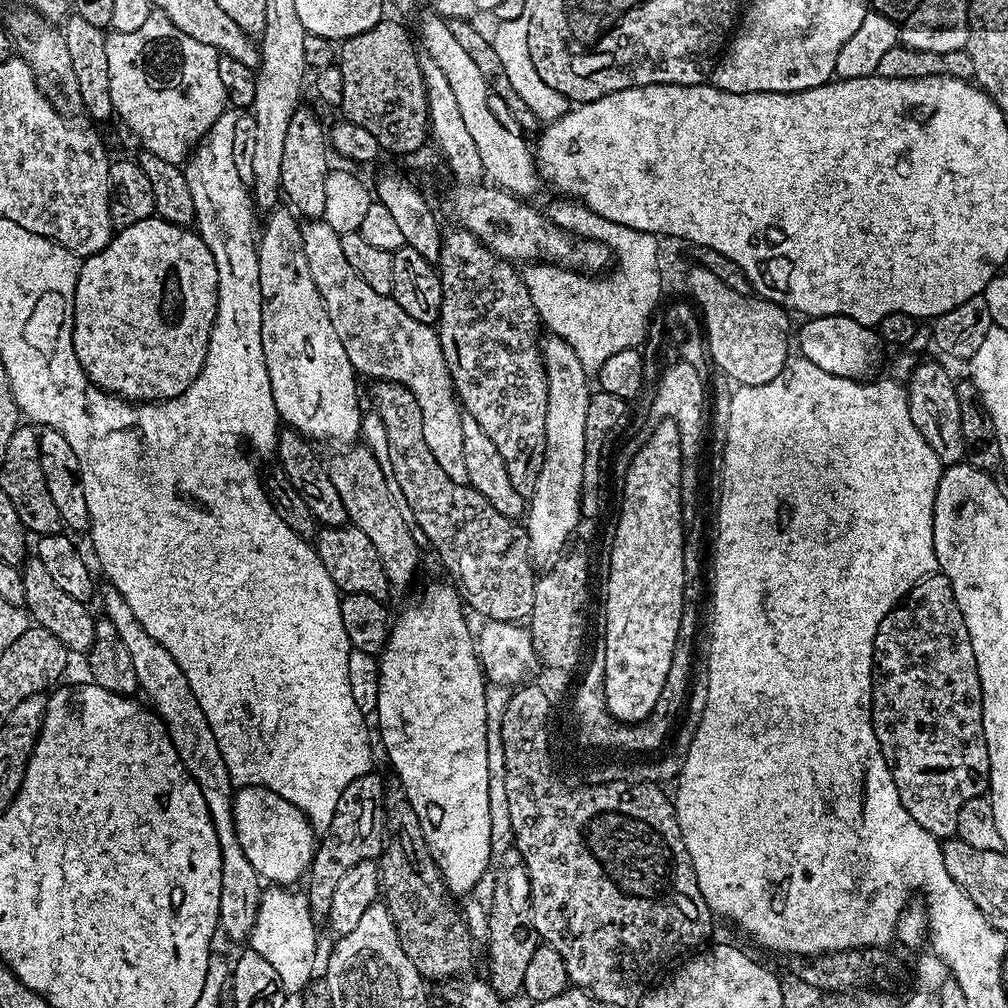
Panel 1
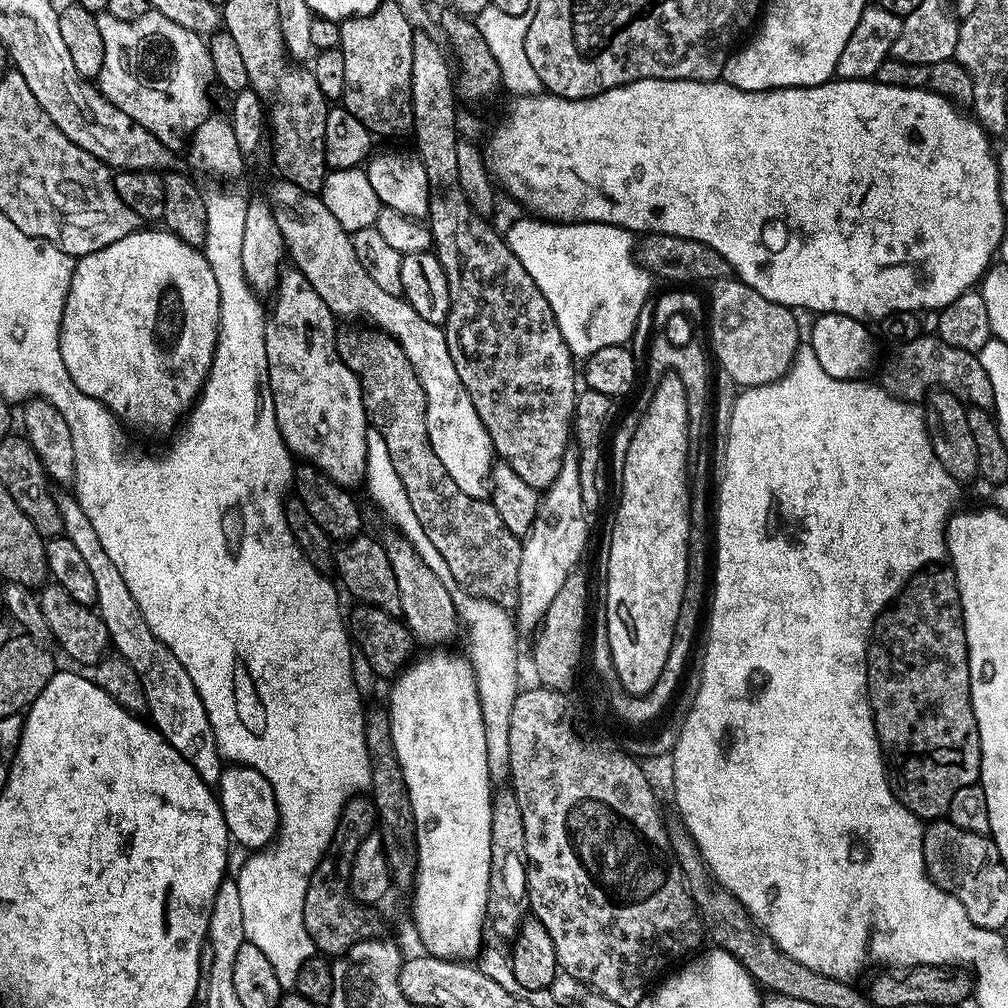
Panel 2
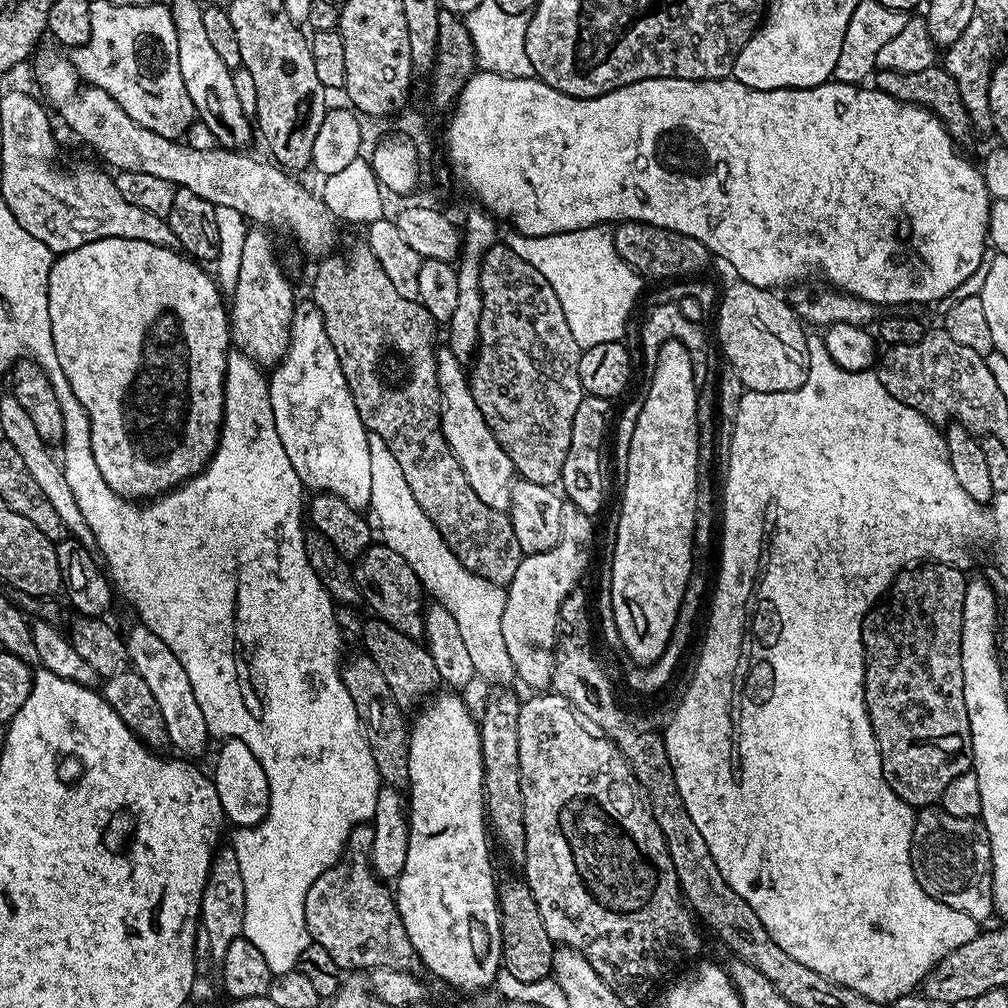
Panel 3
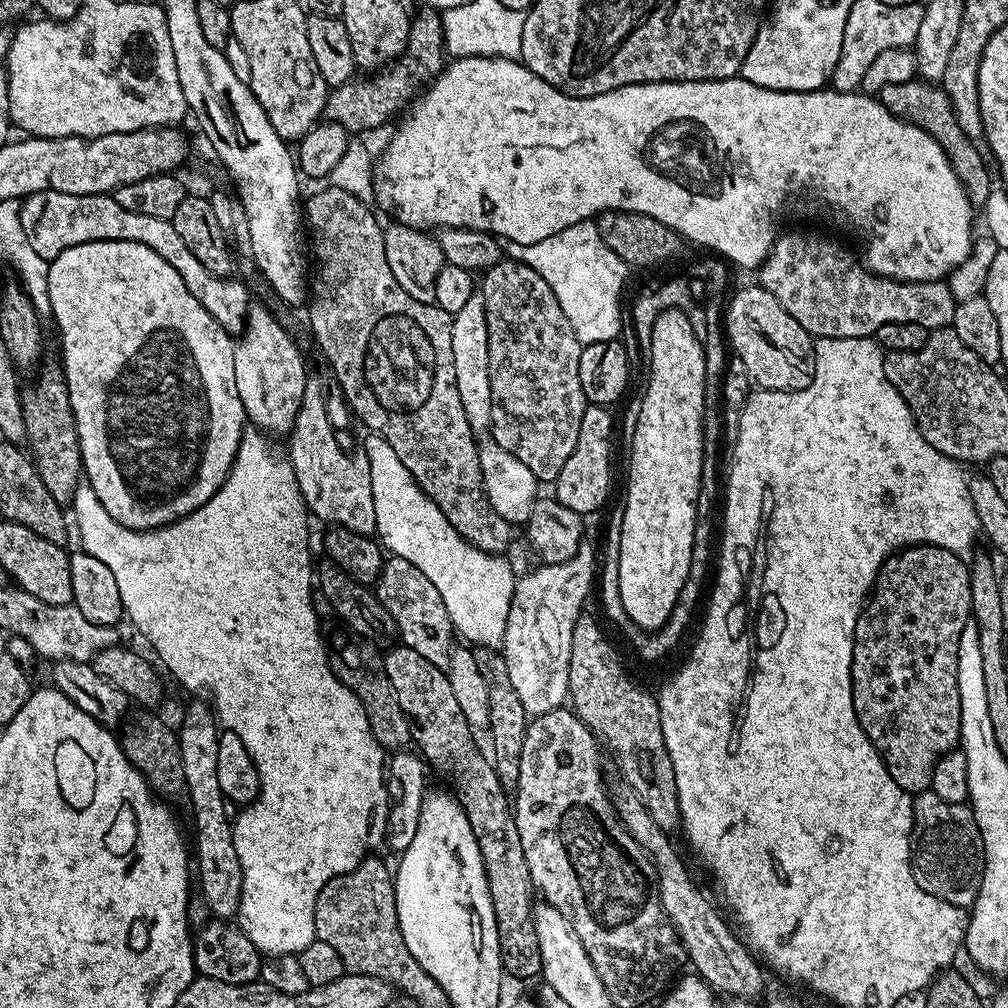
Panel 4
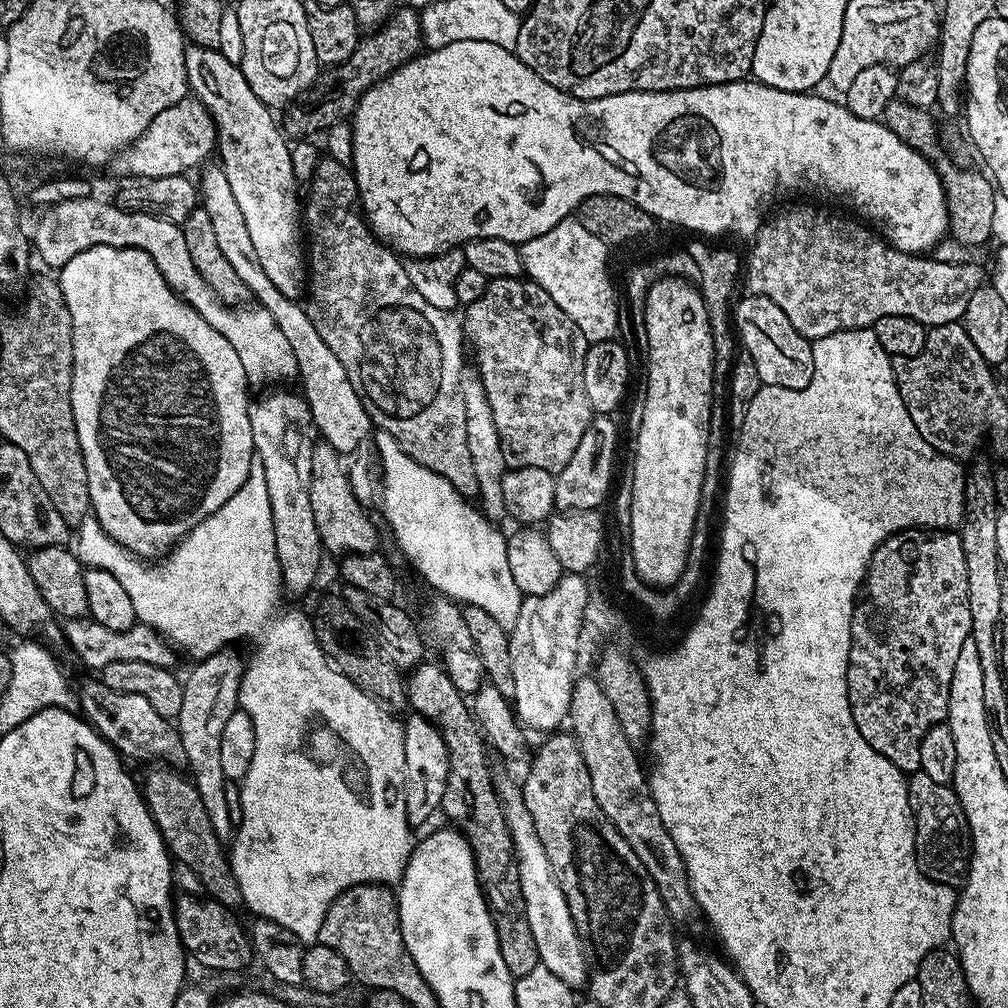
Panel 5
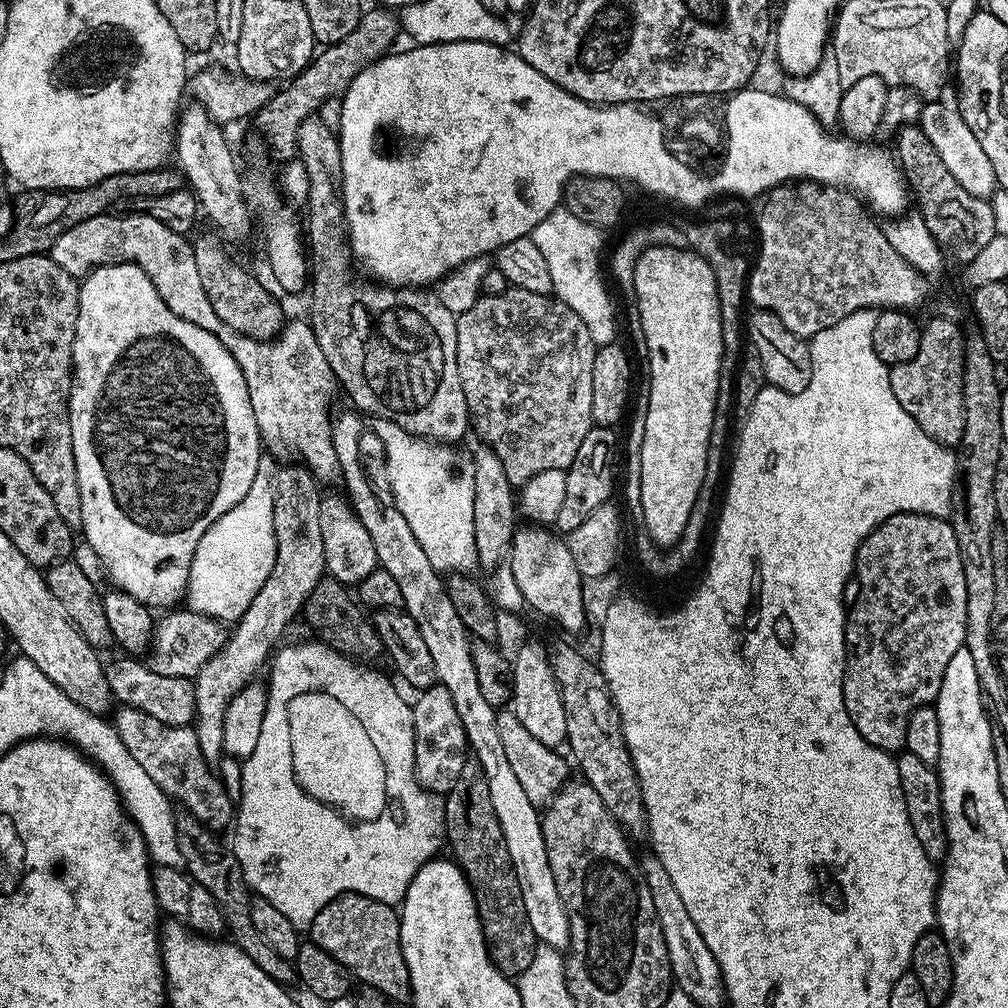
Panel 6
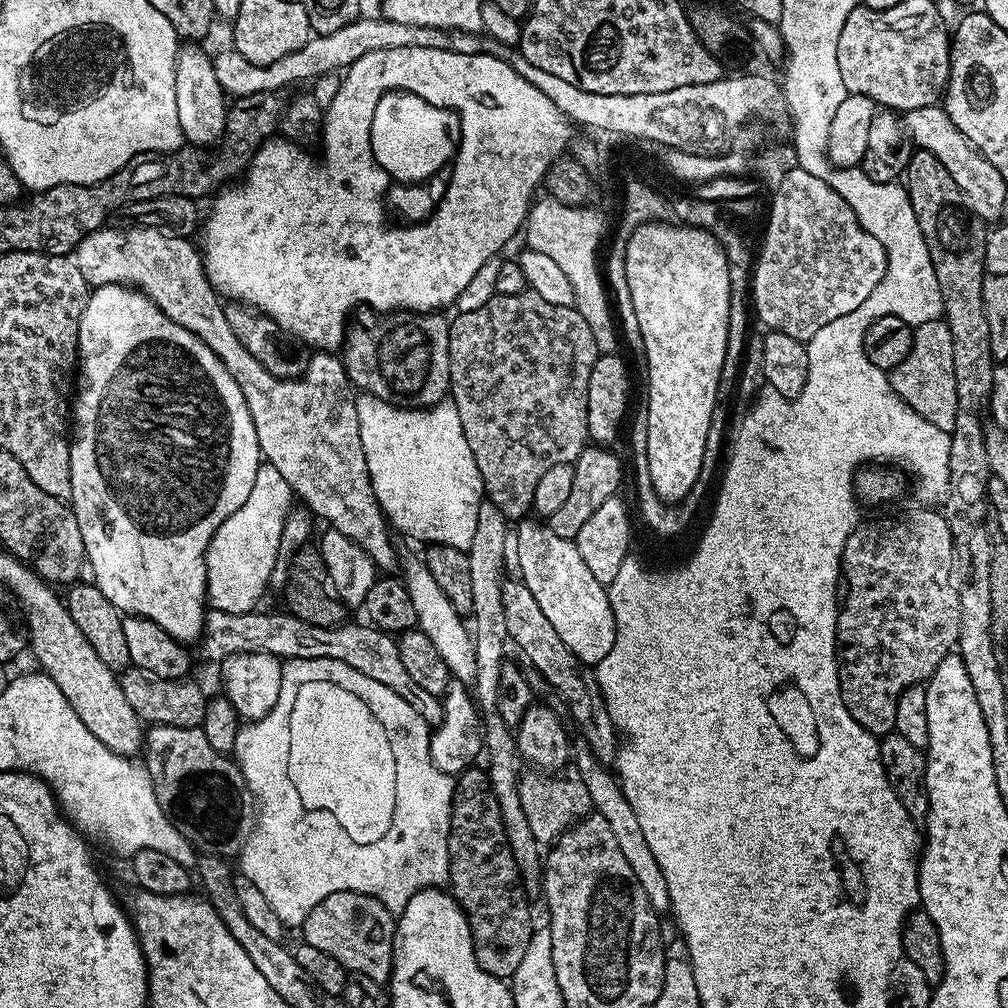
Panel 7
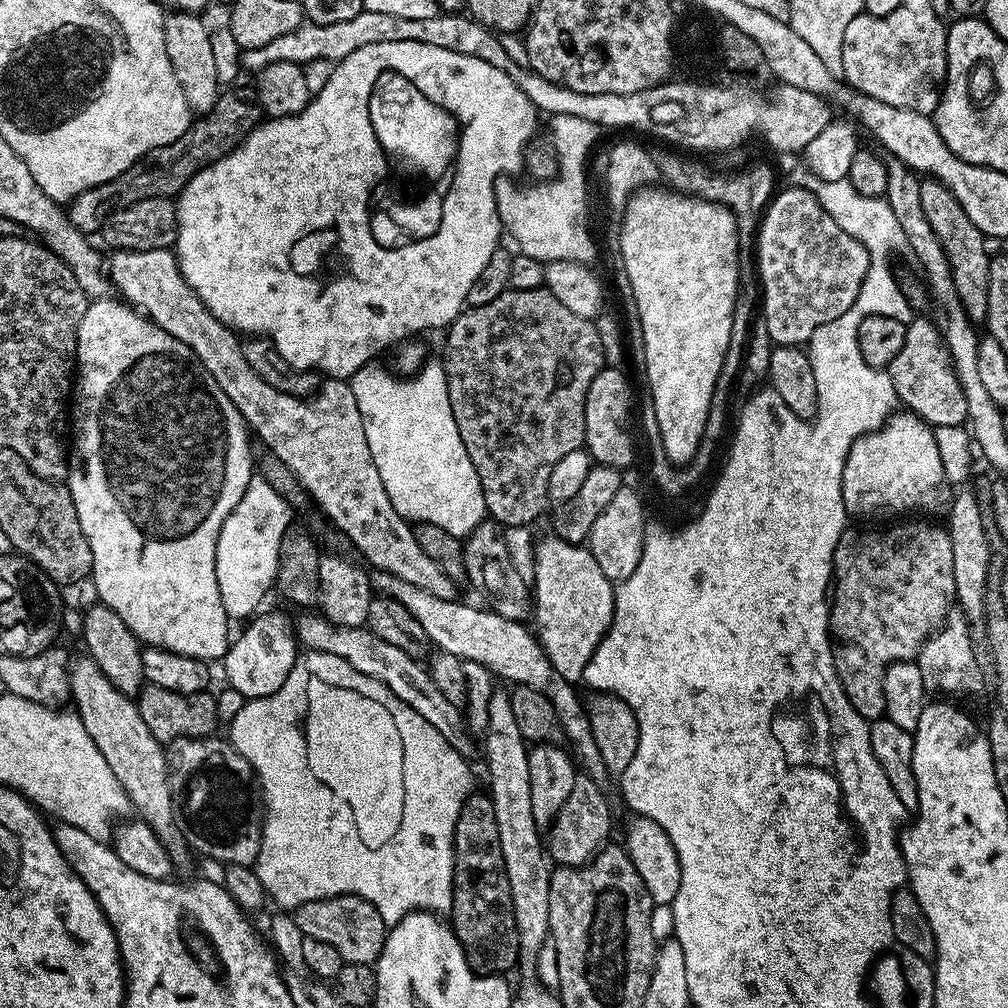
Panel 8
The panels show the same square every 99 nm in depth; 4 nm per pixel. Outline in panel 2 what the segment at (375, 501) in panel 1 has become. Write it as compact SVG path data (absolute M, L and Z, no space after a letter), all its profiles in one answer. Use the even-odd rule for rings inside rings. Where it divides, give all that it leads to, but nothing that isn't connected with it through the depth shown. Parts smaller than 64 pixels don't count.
M388 530L382 536L384 553L388 556L390 566L394 570L394 576L398 582L398 592L400 594L400 609L402 619L408 625L408 631L412 633L417 641L428 646L448 646L456 635L461 635L462 625L460 615L456 613L452 588L422 562L422 558L416 549L405 536L400 535L399 531Z

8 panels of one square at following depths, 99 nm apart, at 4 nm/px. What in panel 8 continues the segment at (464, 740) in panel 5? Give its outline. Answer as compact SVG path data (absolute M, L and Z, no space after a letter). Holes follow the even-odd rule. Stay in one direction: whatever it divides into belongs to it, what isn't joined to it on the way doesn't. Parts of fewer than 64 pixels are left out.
M473 791L466 798L462 810L458 814L458 822L454 830L454 874L452 875L452 911L450 923L462 950L466 954L466 962L472 967L472 971L480 978L496 978L501 974L517 967L520 958L520 947L518 946L518 926L514 922L514 898L510 898L510 878L506 878L506 862L502 862L502 841L498 839L498 818L494 818L494 802L487 791Z

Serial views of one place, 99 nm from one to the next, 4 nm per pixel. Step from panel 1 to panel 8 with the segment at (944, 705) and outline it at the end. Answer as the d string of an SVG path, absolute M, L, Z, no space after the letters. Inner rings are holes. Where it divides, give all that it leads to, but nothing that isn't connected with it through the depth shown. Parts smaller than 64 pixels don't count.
M908 518L903 522L868 522L865 528L845 527L838 538L838 546L834 550L832 559L832 575L834 577L834 591L830 596L830 611L828 613L828 634L832 646L832 661L834 670L838 674L838 682L854 710L866 721L881 719L884 716L884 695L882 694L882 678L886 670L898 660L915 661L920 655L920 648L929 635L937 628L945 627L946 621L953 611L956 600L954 586L954 550L950 550L950 534L947 527L936 524L927 524L924 518Z

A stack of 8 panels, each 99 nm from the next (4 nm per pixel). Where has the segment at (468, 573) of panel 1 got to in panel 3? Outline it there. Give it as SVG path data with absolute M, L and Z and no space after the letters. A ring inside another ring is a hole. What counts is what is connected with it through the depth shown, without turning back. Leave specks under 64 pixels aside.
M366 242L352 244L341 256L336 255L329 254L317 263L320 265L312 280L310 300L322 314L322 322L326 322L330 346L334 346L334 354L338 354L342 374L346 374L354 406L358 406L358 414L365 428L378 434L378 438L390 446L390 454L394 454L394 458L398 458L398 466L402 466L402 475L406 477L406 486L410 486L410 494L418 498L418 506L426 510L430 522L434 522L438 534L442 534L446 546L450 546L458 562L462 562L466 570L490 582L508 585L522 559L508 513L488 508L486 502L470 490L470 482L466 482L462 466L440 429L442 389L436 381L432 315L420 305L419 300L407 300L398 294L398 290L394 290L394 282L390 282L386 270L378 266L378 258L374 258Z

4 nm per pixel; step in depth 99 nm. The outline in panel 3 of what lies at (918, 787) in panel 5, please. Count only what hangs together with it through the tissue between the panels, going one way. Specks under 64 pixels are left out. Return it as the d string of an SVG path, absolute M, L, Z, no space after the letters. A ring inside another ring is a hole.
M939 806L919 809L912 835L912 865L922 890L930 898L950 906L950 910L970 914L977 922L993 919L994 865L990 838L979 819L954 818L954 814L946 814Z

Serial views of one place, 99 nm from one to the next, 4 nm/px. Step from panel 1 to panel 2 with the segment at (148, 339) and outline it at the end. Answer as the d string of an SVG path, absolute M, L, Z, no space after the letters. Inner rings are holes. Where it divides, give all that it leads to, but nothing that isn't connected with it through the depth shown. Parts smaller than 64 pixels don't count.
M148 226L141 231L126 234L126 238L118 238L118 242L94 254L79 257L75 261L72 281L68 287L68 297L64 303L64 313L60 319L62 362L66 362L66 370L74 386L78 386L82 394L90 394L90 398L106 405L125 429L137 428L140 432L170 431L171 433L187 417L192 405L196 403L201 388L204 387L205 380L208 379L208 371L216 349L216 335L220 327L220 299L218 298L220 283L214 278L211 259L205 253L203 256L200 251L197 245L182 242L182 238L178 238L170 231Z

